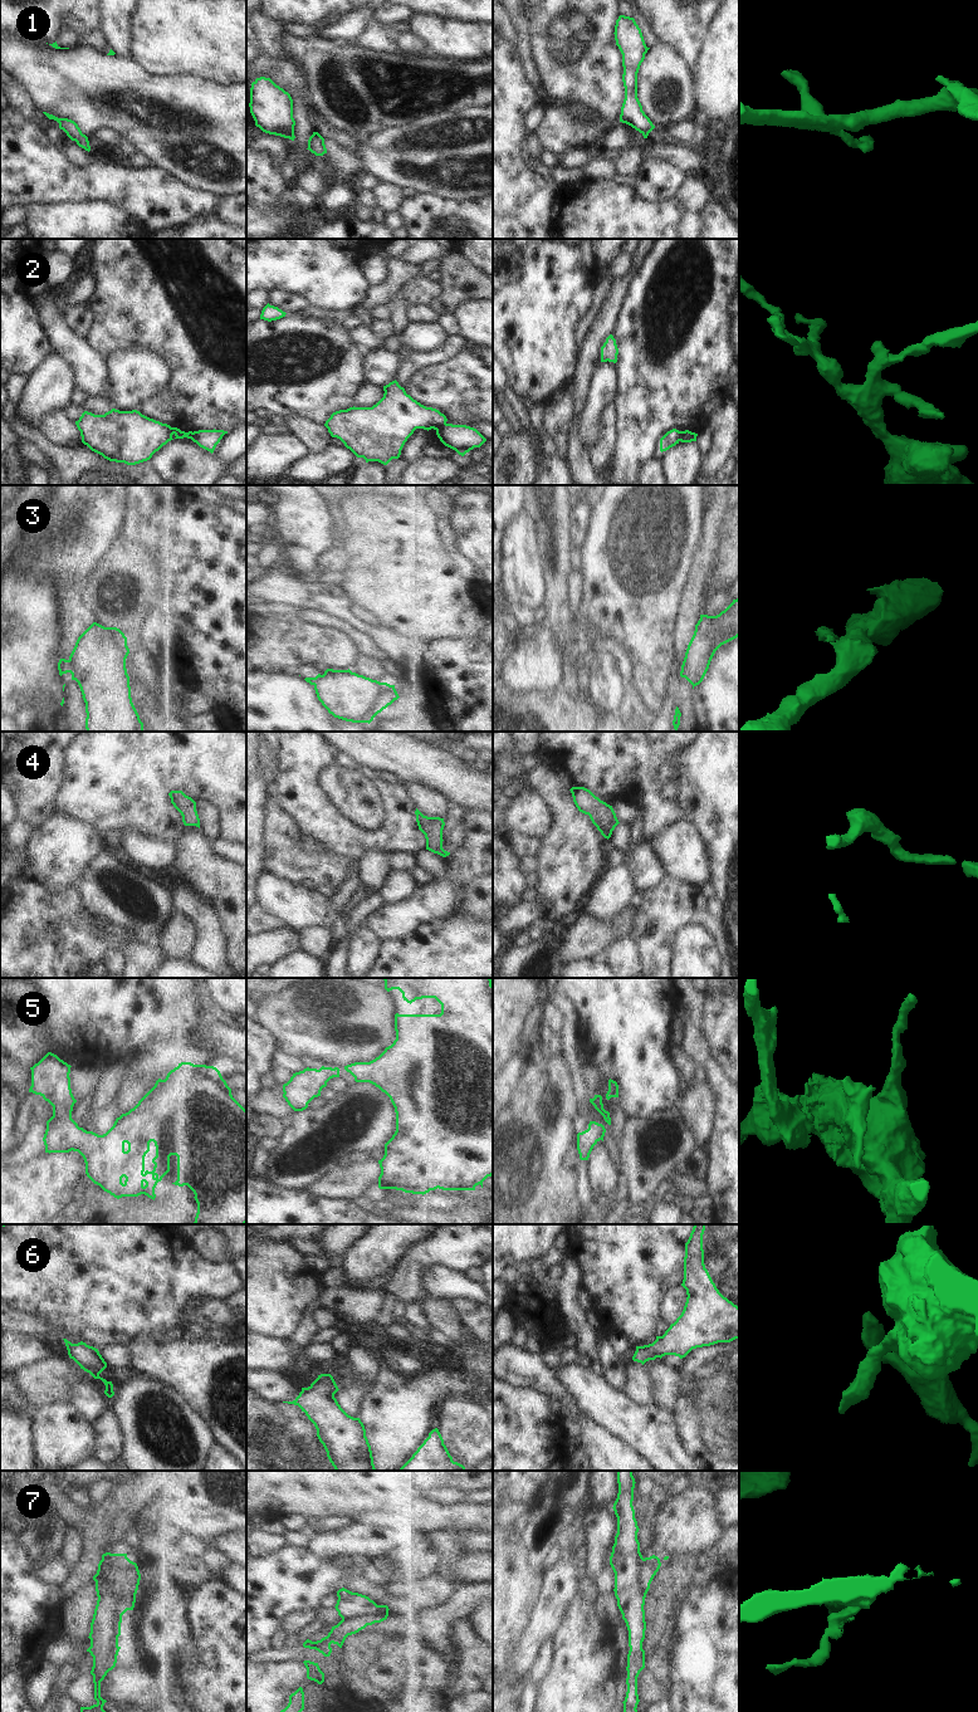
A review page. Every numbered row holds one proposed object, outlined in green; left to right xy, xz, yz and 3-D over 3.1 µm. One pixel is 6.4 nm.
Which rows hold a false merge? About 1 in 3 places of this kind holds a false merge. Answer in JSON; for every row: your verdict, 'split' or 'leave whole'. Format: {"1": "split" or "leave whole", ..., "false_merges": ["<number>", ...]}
{"1": "leave whole", "2": "split", "3": "split", "4": "leave whole", "5": "leave whole", "6": "leave whole", "7": "split", "false_merges": ["2", "3", "7"]}

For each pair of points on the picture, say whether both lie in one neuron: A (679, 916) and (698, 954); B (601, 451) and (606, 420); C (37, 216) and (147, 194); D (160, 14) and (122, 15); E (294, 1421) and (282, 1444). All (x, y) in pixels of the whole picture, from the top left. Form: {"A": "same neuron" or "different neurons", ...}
{"A": "different neurons", "B": "same neuron", "C": "different neurons", "D": "different neurons", "E": "same neuron"}

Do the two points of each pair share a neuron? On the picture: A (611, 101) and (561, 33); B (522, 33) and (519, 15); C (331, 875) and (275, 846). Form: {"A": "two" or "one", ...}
{"A": "one", "B": "one", "C": "one"}

